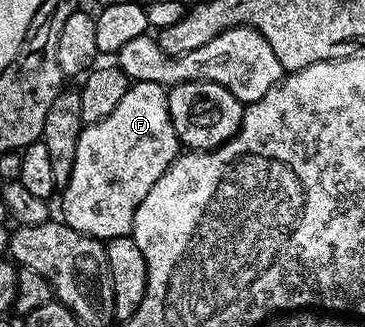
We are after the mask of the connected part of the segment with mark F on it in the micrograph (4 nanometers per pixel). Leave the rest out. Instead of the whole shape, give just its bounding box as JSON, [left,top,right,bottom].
[62,80,182,233]

